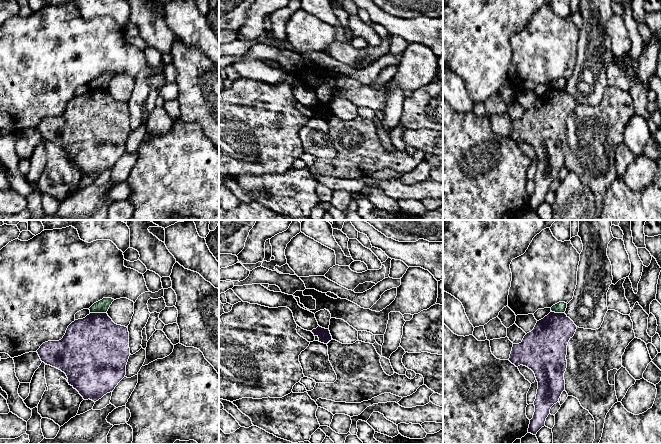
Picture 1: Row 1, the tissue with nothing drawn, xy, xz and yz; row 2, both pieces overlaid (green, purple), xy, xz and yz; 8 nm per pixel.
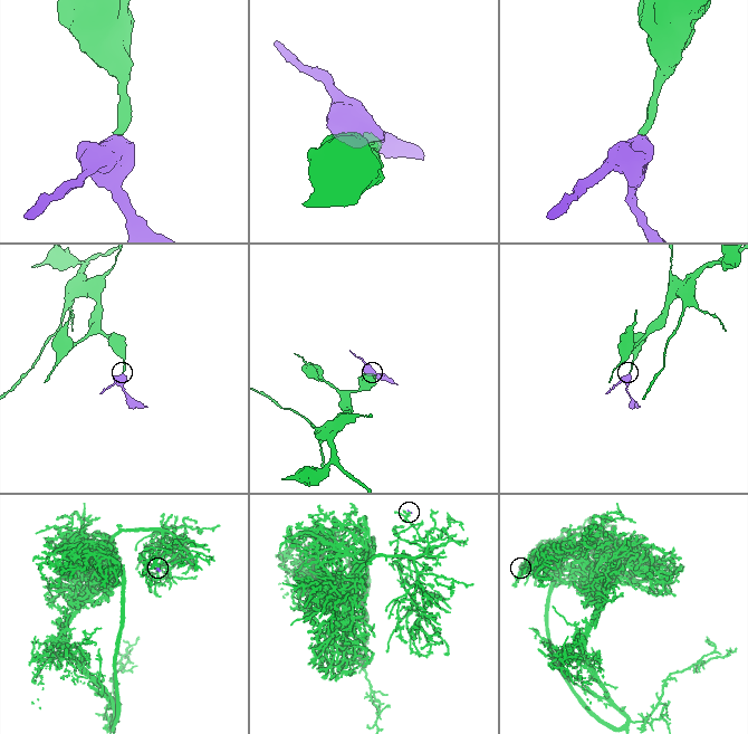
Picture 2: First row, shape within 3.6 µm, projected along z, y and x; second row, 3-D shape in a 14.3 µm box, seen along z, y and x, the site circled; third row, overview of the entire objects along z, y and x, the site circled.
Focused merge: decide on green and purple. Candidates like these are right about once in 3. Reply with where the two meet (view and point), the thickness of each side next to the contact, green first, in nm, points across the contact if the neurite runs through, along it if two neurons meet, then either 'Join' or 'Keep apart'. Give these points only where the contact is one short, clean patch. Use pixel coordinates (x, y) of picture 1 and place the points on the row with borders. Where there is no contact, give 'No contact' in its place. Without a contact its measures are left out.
Touches green at xy (98, 312). Thickness 110 nm (green) against 460 nm. Keep apart

